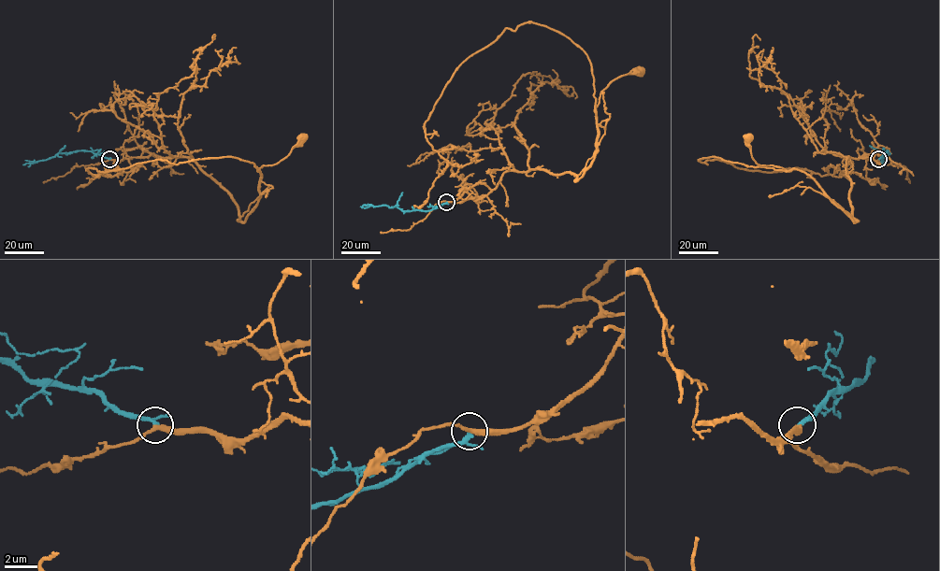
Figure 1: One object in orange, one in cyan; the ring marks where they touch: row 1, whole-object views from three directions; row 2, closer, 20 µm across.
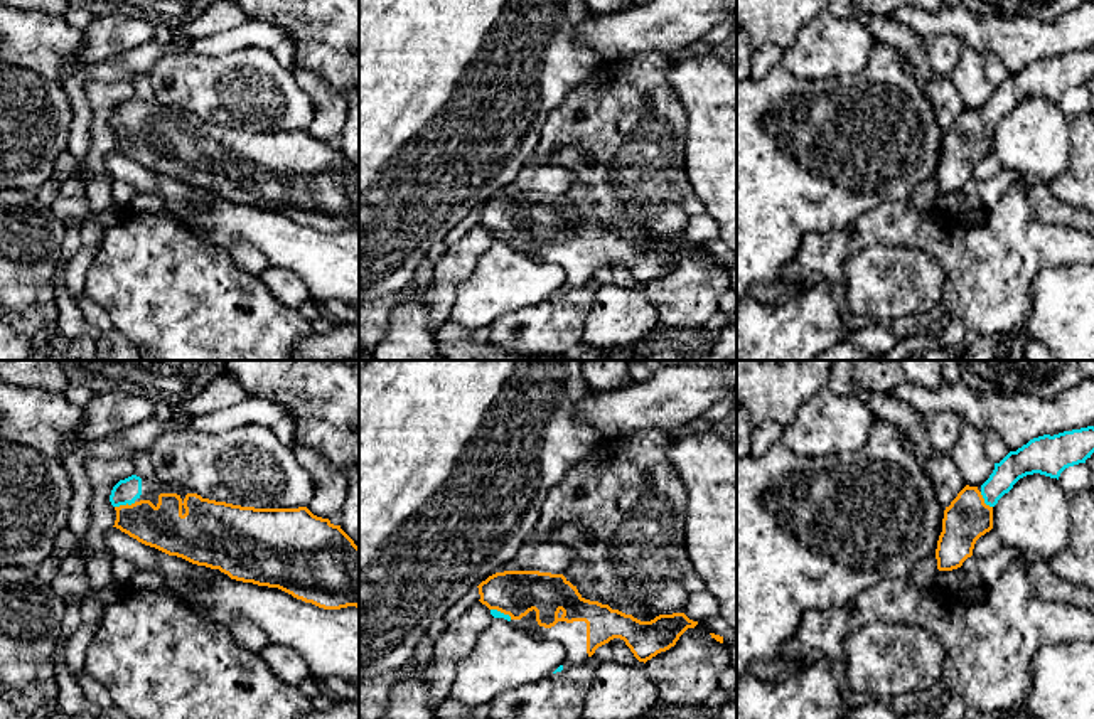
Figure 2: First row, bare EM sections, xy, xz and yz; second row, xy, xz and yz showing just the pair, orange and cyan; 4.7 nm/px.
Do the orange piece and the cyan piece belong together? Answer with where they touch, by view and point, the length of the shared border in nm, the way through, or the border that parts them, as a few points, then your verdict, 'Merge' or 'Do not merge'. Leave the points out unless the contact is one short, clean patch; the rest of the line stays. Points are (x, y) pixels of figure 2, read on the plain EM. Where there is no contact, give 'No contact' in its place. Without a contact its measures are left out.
Touches orange at xy (127, 127). Shared border 110 nm. Path across: xy (164, 150), (147, 147), (127, 127), (127, 113). Merge

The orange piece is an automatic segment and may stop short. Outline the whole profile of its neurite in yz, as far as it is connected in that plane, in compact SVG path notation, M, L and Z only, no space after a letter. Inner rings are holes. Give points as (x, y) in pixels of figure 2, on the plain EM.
M1094 49L1043 57L1010 74L978 111L966 108L944 133L936 182L939 194L952 194L973 178L976 163L993 152L993 130L1013 108L1033 96L1050 101L1094 76Z

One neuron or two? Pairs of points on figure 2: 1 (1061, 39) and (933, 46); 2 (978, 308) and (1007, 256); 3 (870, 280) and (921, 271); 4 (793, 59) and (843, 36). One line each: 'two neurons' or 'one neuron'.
1: two neurons
2: one neuron
3: one neuron
4: one neuron

